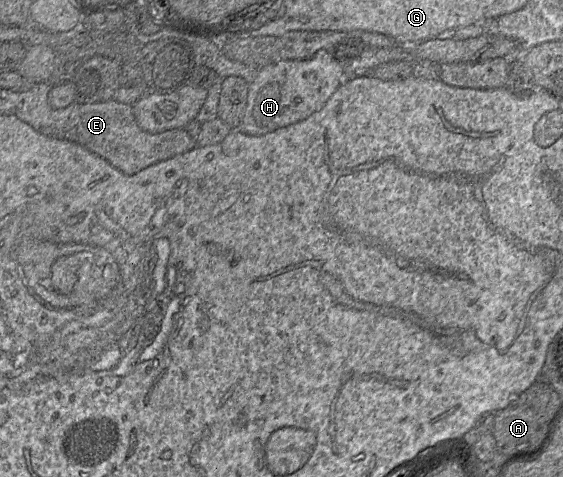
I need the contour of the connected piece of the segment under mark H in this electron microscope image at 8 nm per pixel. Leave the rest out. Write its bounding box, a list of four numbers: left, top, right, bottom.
[238,49,343,136]

